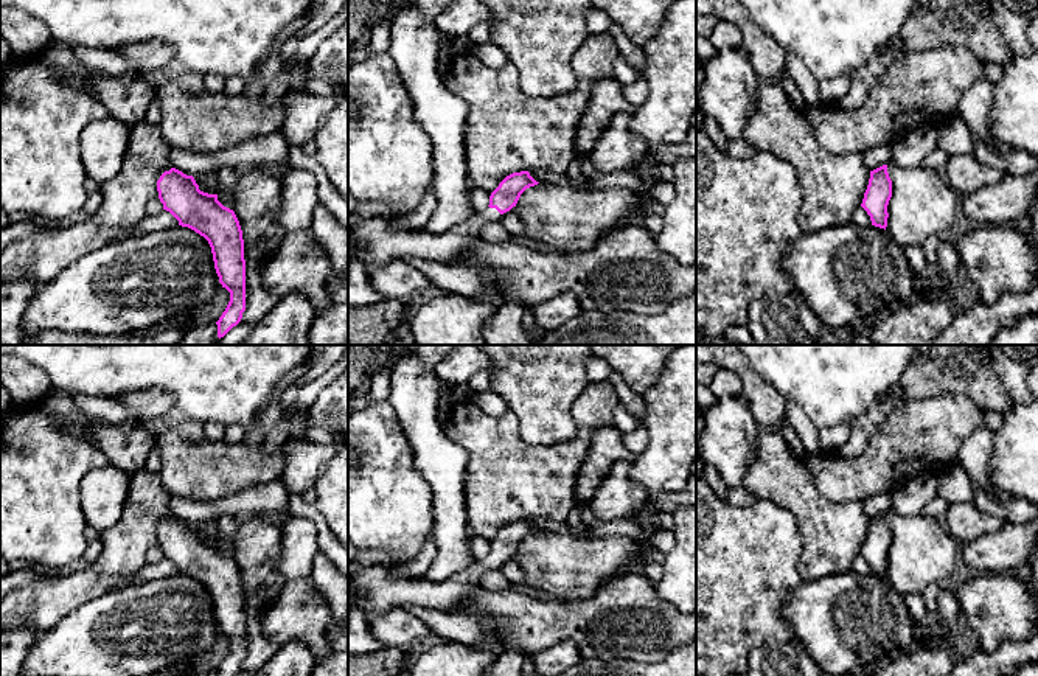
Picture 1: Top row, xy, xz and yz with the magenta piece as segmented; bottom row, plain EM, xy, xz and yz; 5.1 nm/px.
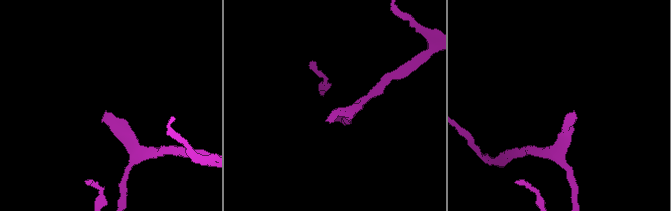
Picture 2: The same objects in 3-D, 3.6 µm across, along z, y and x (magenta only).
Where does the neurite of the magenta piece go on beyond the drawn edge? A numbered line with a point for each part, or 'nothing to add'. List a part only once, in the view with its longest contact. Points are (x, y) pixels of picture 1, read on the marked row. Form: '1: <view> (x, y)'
1: xz (375, 241)

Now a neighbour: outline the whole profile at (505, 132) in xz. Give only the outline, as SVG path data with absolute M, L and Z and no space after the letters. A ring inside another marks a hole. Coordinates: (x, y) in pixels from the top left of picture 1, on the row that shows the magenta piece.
M609 33L589 34L587 40L572 56L570 67L576 85L550 98L527 96L519 84L519 71L513 62L493 68L469 51L454 57L448 71L446 87L468 106L465 126L465 165L469 190L493 193L513 172L544 169L566 174L578 155L575 132L589 103L589 93L600 79L612 78L618 56L615 40Z

